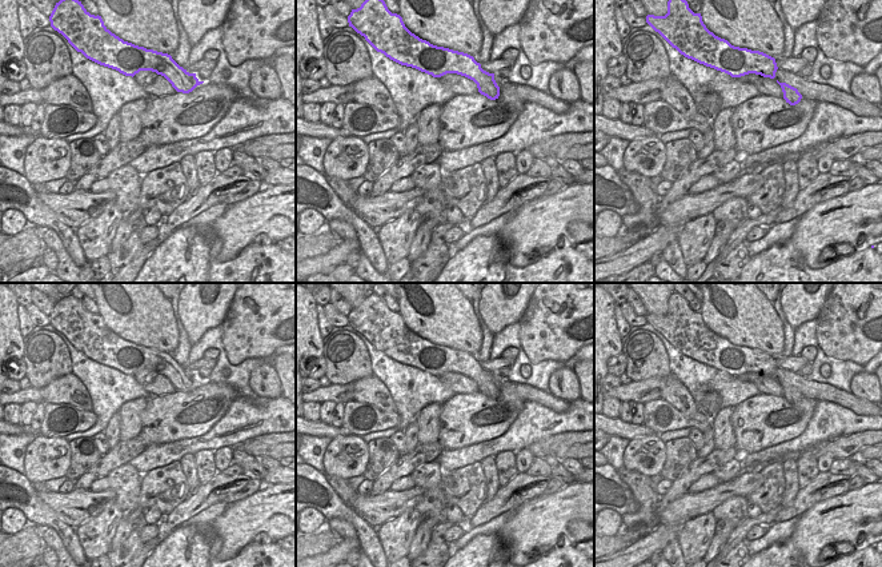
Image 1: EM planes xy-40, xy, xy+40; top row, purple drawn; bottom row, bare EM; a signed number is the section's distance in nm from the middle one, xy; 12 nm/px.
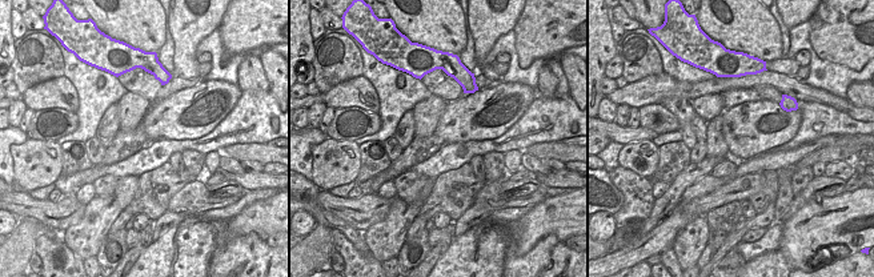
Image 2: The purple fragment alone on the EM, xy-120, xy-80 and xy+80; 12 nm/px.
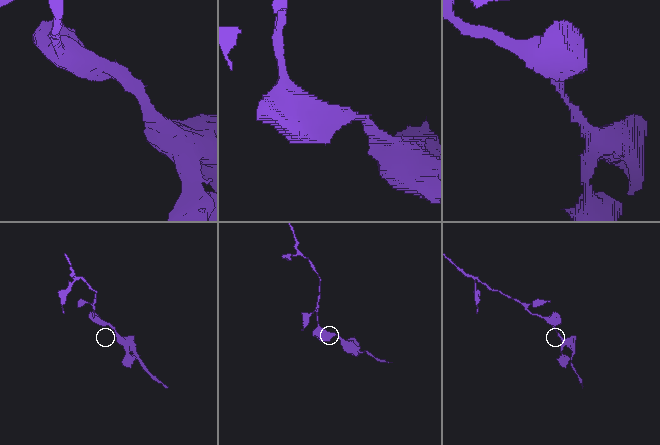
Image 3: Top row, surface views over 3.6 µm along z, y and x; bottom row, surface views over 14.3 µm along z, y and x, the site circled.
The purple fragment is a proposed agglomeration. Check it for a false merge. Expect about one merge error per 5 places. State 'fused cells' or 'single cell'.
single cell

